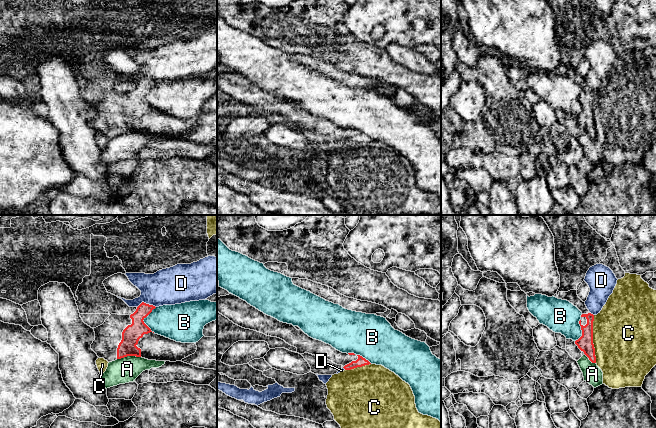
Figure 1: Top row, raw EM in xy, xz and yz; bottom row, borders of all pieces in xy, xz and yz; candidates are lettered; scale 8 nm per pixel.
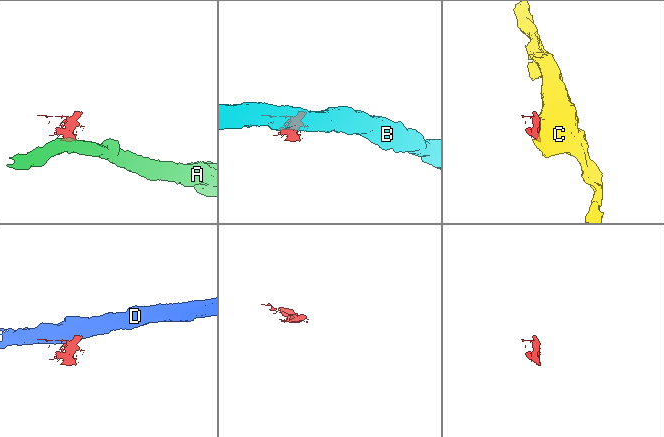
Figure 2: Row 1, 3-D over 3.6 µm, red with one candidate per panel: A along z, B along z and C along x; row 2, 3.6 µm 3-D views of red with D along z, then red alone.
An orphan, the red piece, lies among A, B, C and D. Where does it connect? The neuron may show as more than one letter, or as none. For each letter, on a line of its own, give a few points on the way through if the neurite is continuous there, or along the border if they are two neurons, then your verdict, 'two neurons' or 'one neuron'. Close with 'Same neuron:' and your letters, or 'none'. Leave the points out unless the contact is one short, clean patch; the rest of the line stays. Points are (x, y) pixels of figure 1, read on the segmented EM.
A: border along xy (140, 356), (124, 356), (117, 359); two neurons
B: two neurons
C: two neurons
D: border along xy (155, 306), (142, 302), (137, 307); two neurons
Same neuron: none

